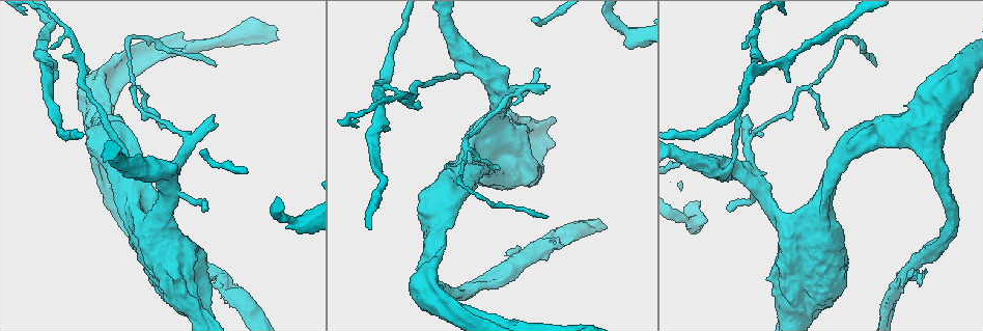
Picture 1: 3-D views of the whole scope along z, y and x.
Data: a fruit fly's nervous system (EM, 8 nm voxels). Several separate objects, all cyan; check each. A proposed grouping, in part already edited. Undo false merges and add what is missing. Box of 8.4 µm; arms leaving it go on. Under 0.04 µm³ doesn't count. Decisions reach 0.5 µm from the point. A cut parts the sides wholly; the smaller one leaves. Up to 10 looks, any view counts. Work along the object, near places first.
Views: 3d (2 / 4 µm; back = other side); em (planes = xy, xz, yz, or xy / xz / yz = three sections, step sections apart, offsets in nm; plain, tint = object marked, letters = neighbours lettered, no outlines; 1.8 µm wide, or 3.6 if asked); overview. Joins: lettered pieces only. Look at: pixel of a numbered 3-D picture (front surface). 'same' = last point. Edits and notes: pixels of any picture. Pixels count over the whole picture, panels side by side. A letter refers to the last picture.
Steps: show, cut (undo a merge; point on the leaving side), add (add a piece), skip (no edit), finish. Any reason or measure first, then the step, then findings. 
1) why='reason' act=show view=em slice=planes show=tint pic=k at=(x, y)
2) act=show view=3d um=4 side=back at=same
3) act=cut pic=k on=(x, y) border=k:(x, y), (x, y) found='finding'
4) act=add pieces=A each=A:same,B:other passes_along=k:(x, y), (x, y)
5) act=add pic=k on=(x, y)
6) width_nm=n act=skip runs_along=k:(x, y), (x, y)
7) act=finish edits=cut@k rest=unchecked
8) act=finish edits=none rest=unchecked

why='thick turns thin' act=show view=3d um=4 side=back pic=1 at=(693, 220)

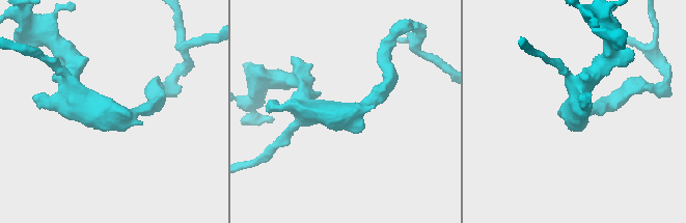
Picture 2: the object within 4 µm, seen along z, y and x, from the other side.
act=show view=em slice=yz step=8 show=tint pic=2 at=(124, 116)

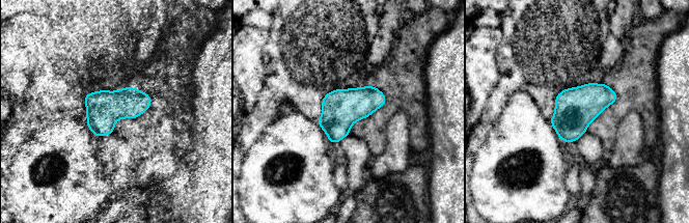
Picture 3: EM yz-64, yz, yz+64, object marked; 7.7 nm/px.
act=show view=em slice=planes show=letters at=same

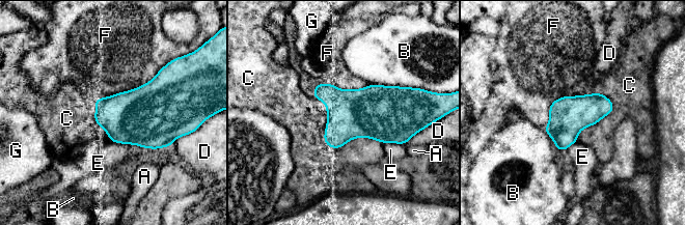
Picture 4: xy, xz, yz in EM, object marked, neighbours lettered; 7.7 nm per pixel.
width_nm=300 act=skip each=A:other,B:other,C:other,D:other,E:other,F:other,G:other found='continuous, no second neuron'

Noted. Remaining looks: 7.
why='branch stops here' act=show view=3d um=4 pic=1 at=(546, 89)

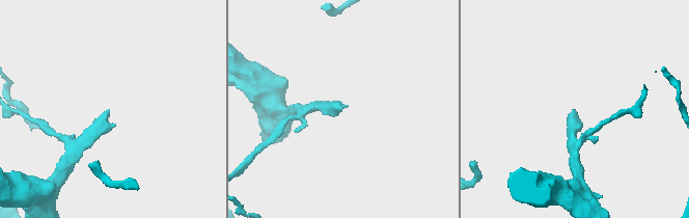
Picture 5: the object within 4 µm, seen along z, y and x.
act=show view=em um=3.6 slice=xy step=16 show=tint pic=5 at=(340, 110)

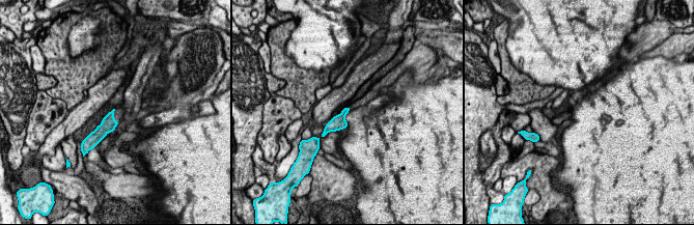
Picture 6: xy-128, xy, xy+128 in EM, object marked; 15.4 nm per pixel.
why='another direction' act=show view=em um=3.6 slice=planes show=letters at=same

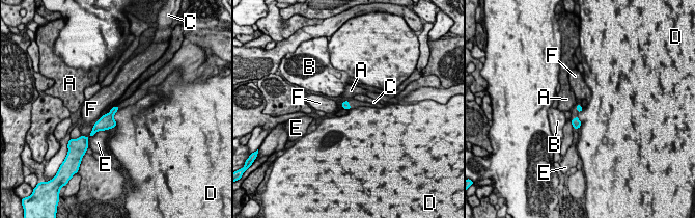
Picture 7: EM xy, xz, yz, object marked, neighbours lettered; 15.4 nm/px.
act=skip each=A:other,B:other,C:other,D:other,E:other,F:other border=7:(118, 110), (114, 114), (115, 126) found='no lettered piece goes on from it'

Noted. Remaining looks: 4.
why='small branch off a trunk' act=show view=em slice=planes show=letters pic=1 at=(474, 65)

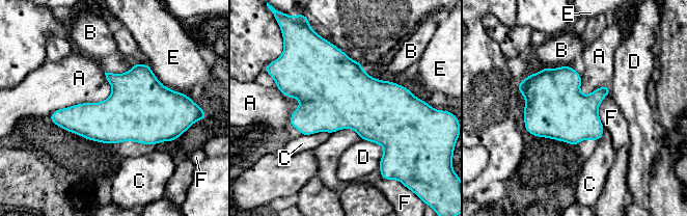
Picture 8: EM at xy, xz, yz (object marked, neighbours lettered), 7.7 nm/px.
width_nm=440 act=skip each=A:other,B:other,C:other,D:other,E:other,F:other border=8:(105, 72), (104, 100), (49, 116) found='all the same neuron'

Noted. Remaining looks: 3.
why='closes a loop' act=show view=3d um=4 pic=1 at=(822, 243)

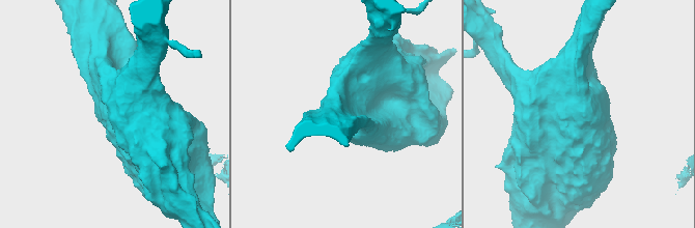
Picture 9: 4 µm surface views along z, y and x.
act=show view=em um=3.6 slice=xy step=4 show=tint pic=9 at=(356, 112)

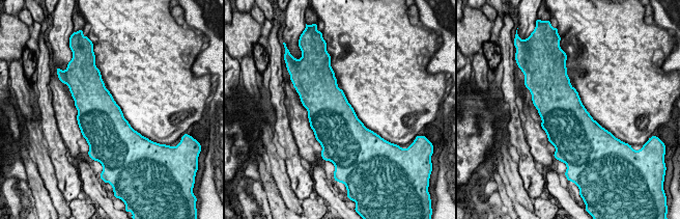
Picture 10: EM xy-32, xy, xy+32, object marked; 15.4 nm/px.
why='another direction' act=show view=em um=3.6 slice=planes show=letters at=same

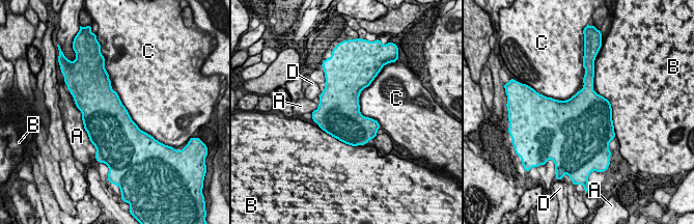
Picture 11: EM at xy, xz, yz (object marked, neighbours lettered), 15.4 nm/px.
width_nm=650 act=skip each=A:other,B:other,C:other,D:other border=11:(369, 84), (359, 111), (380, 126) found='all the same neuron'

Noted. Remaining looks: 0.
act=finish edits=none rest=unchecked

